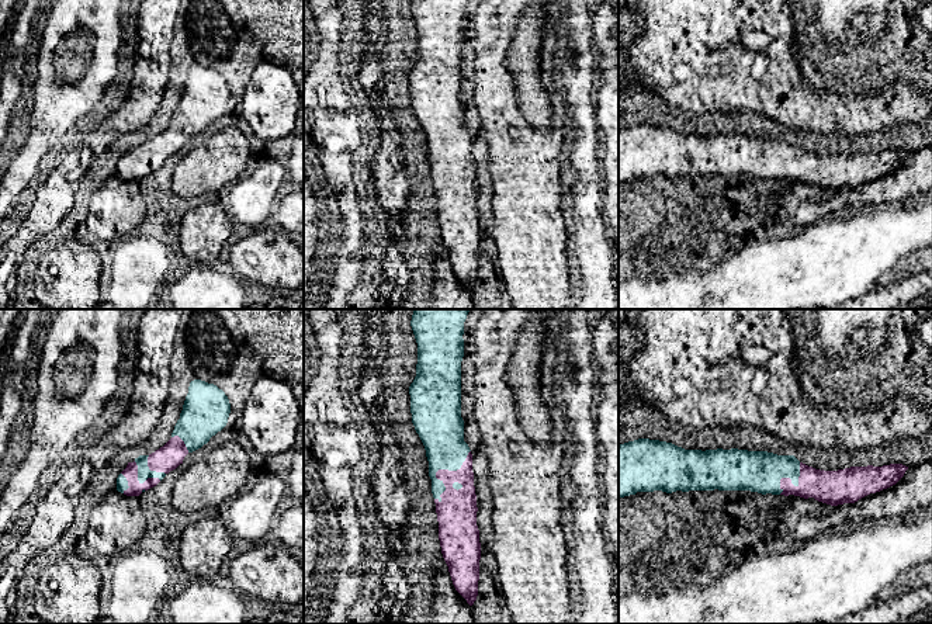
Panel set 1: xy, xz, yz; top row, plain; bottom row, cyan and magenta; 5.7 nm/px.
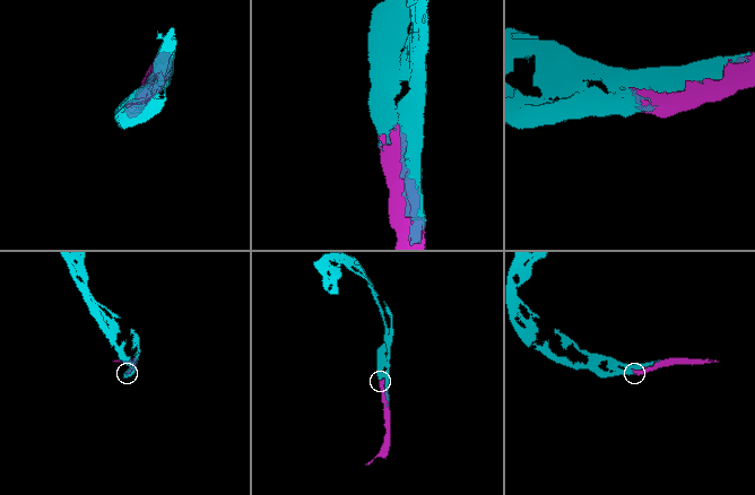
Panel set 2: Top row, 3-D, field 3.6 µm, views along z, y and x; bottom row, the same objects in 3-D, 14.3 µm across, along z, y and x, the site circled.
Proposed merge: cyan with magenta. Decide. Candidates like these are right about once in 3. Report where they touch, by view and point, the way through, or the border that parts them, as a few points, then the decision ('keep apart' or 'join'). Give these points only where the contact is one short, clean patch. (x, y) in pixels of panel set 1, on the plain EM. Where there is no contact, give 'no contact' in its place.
meets cyan in xz at (442, 153); join

